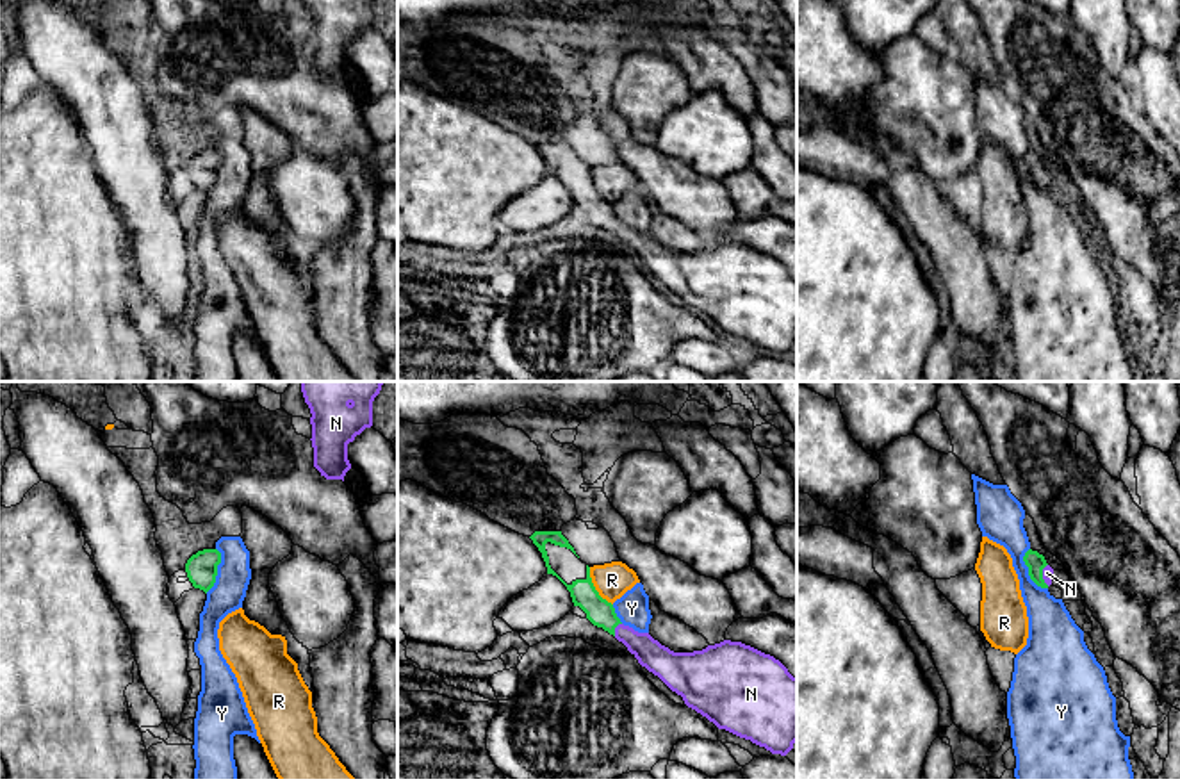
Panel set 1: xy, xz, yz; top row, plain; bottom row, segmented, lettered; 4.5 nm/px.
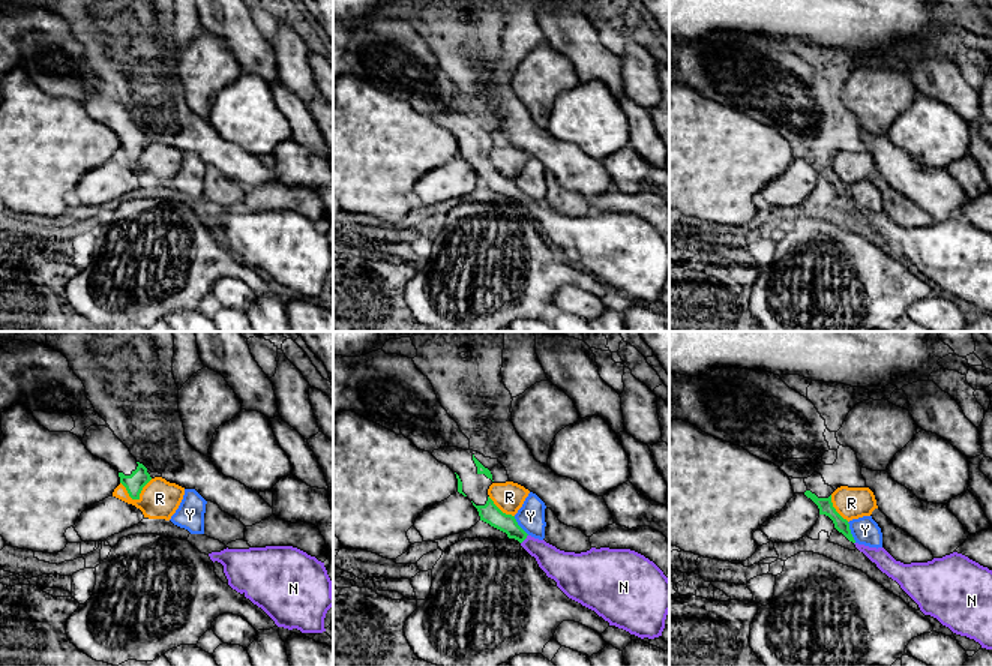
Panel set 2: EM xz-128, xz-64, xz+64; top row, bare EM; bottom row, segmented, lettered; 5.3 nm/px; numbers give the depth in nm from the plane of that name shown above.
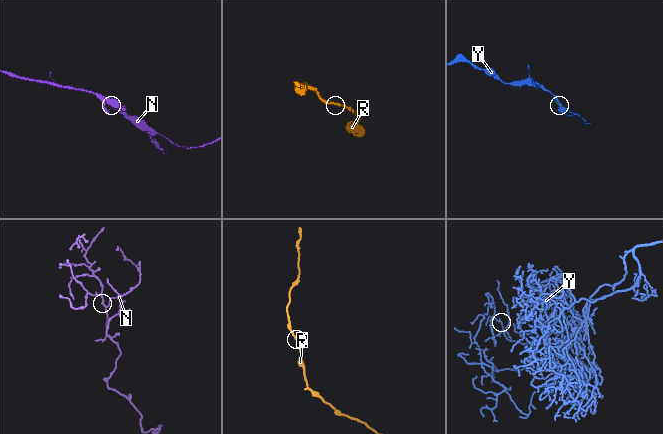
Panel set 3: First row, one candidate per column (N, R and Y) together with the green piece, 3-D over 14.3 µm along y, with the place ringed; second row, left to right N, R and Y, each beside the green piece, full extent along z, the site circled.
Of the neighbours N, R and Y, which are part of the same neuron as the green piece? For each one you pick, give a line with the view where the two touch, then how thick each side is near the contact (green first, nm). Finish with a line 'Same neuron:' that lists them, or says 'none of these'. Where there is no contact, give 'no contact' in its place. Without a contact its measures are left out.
N: xz | 120/140 nm
Same neuron: N

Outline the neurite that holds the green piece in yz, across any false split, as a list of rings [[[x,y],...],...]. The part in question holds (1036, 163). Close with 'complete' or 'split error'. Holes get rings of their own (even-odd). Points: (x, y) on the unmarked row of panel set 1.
[[[1028,150],[1023,157],[1025,166],[1028,168],[1030,180],[1041,187],[1048,189],[1052,185],[1053,169],[1046,164],[1045,157],[1037,152]]]; split error

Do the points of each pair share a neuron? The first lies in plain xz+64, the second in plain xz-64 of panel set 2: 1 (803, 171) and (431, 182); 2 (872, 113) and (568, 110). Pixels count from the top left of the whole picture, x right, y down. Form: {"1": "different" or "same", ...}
{"1": "same", "2": "different"}

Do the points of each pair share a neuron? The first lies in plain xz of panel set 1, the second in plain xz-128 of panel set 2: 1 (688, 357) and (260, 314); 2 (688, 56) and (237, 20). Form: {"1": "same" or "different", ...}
{"1": "different", "2": "same"}

